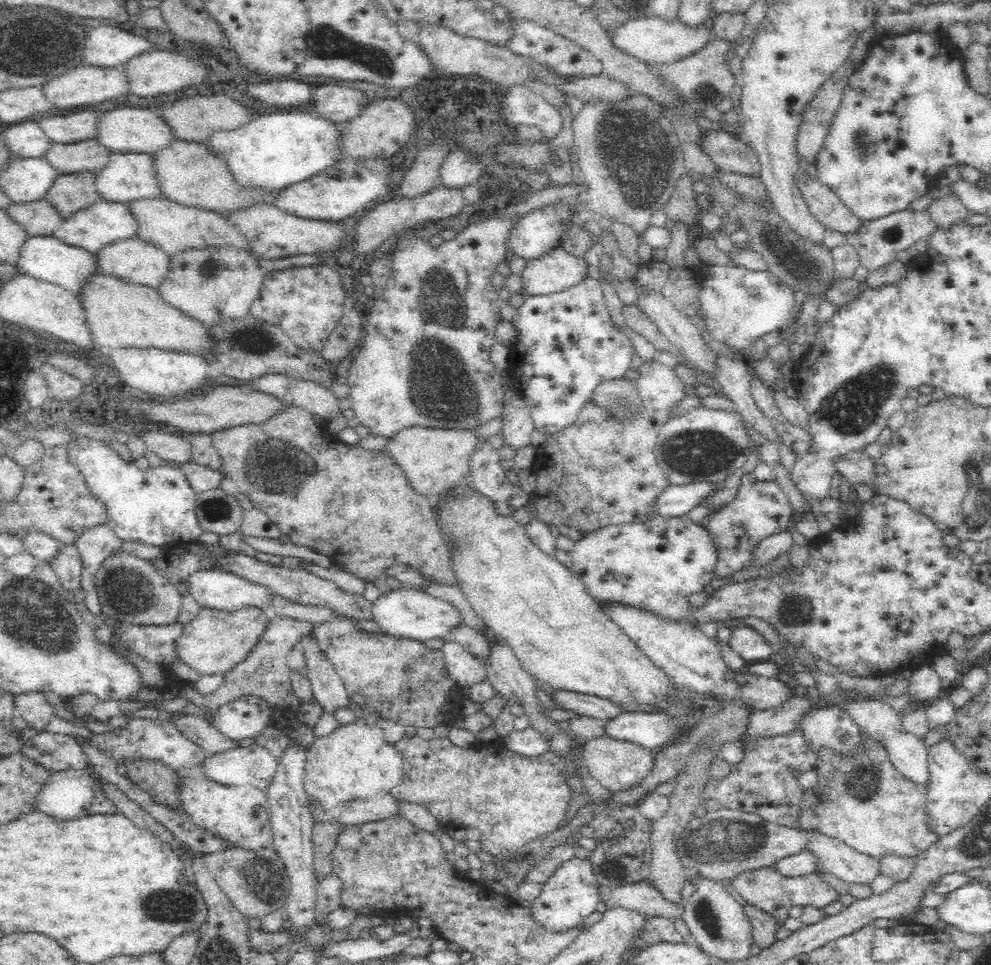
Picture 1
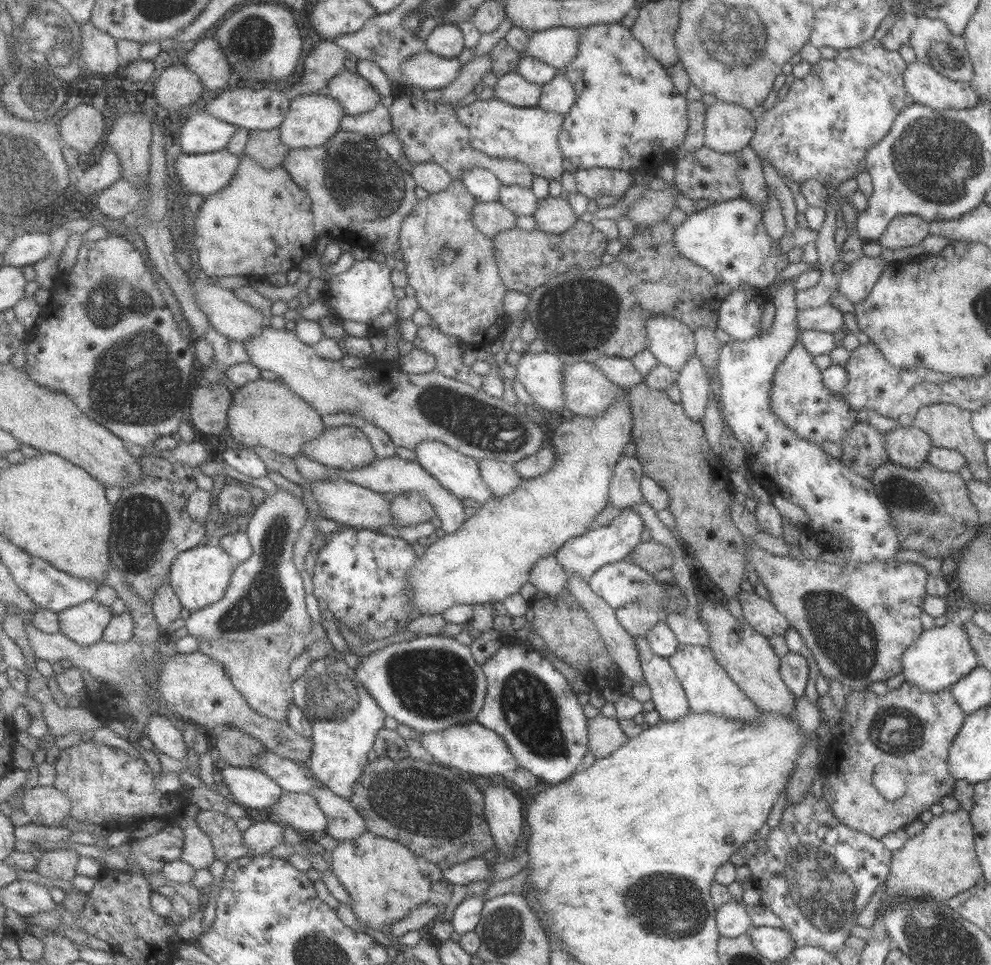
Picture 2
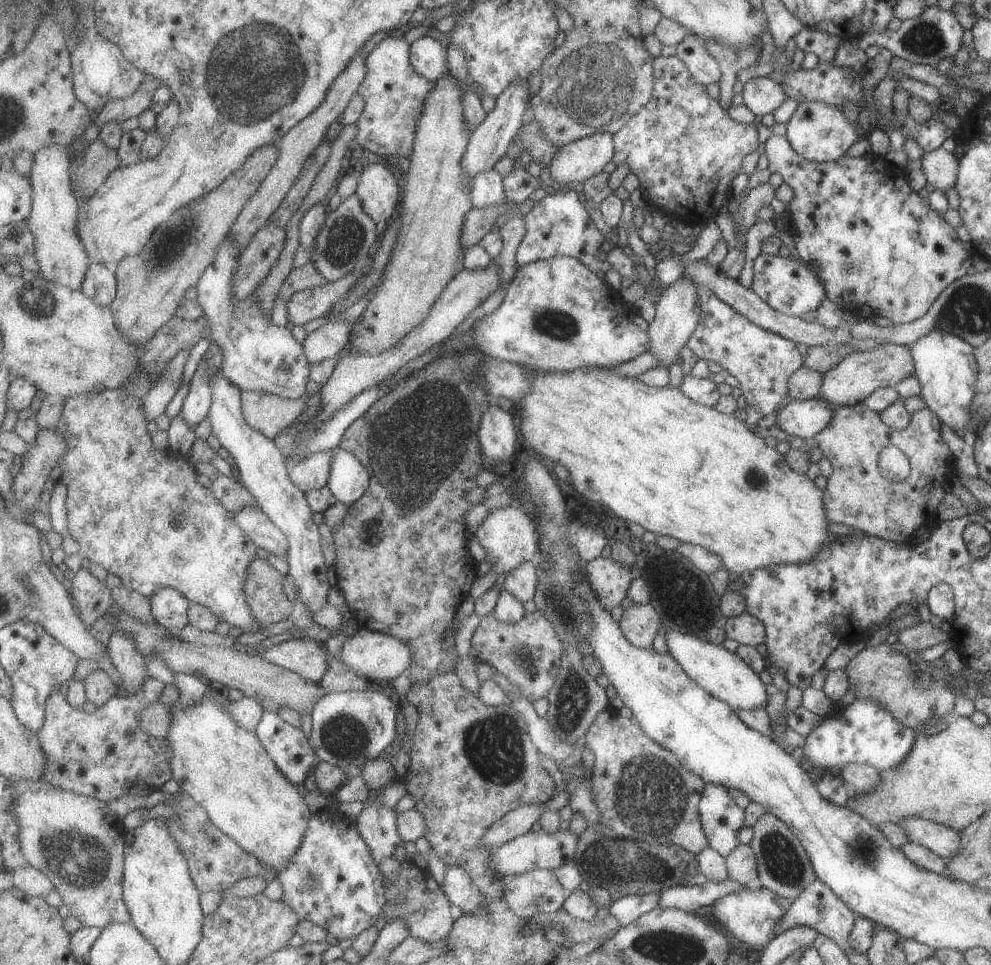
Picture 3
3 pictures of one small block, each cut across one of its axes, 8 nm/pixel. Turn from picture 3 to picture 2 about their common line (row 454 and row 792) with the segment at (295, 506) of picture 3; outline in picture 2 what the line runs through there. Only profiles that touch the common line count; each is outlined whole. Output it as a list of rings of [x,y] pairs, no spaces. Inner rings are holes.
[[[230,764],[222,776],[236,801],[251,809],[273,807],[287,793],[273,776],[256,767]]]

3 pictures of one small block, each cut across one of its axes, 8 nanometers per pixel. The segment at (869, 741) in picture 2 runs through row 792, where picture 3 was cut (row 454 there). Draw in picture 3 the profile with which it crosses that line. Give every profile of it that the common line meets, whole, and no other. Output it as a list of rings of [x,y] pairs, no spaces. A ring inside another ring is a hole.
[[[864,402],[852,406],[834,405],[833,409],[835,415],[829,425],[813,436],[818,441],[823,456],[827,457],[833,466],[833,473],[827,480],[822,496],[829,522],[842,522],[846,526],[852,526],[856,532],[894,542],[911,542],[912,536],[924,524],[934,527],[938,522],[938,505],[946,494],[943,489],[943,476],[951,473],[954,465],[953,454],[941,435],[939,416],[926,407],[911,415],[910,424],[904,430],[894,430],[884,424],[879,413],[870,410]],[[890,445],[899,448],[908,457],[911,473],[906,480],[892,482],[882,476],[879,454],[883,448]]]

